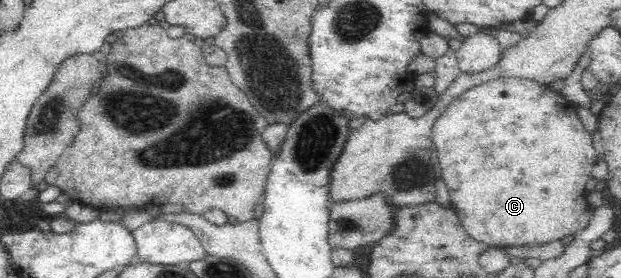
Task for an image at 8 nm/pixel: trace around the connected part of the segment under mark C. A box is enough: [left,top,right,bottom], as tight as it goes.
[432,75,598,246]

